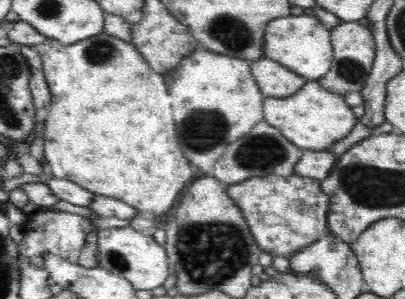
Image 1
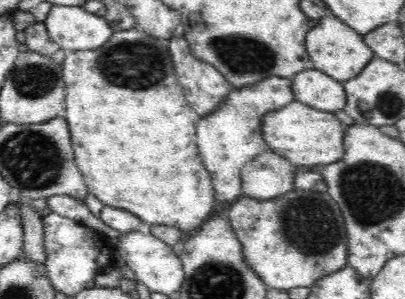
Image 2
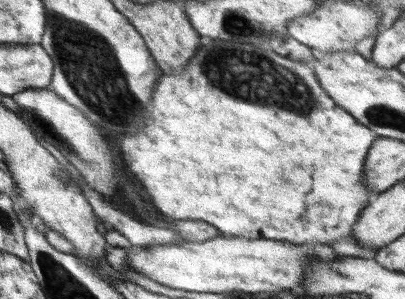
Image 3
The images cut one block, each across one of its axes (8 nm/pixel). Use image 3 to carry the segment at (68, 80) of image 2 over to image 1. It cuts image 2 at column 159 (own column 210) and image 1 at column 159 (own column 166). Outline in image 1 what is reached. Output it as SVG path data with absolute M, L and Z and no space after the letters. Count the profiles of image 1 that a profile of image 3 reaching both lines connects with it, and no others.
M104 32L72 46L46 40L46 44L36 46L36 52L42 58L42 76L52 92L52 100L62 94L56 104L50 104L46 110L46 114L50 114L44 132L48 176L72 180L96 196L124 200L144 216L166 214L174 206L174 200L178 200L178 192L194 180L194 166L190 166L178 148L164 76L156 74L132 44Z

